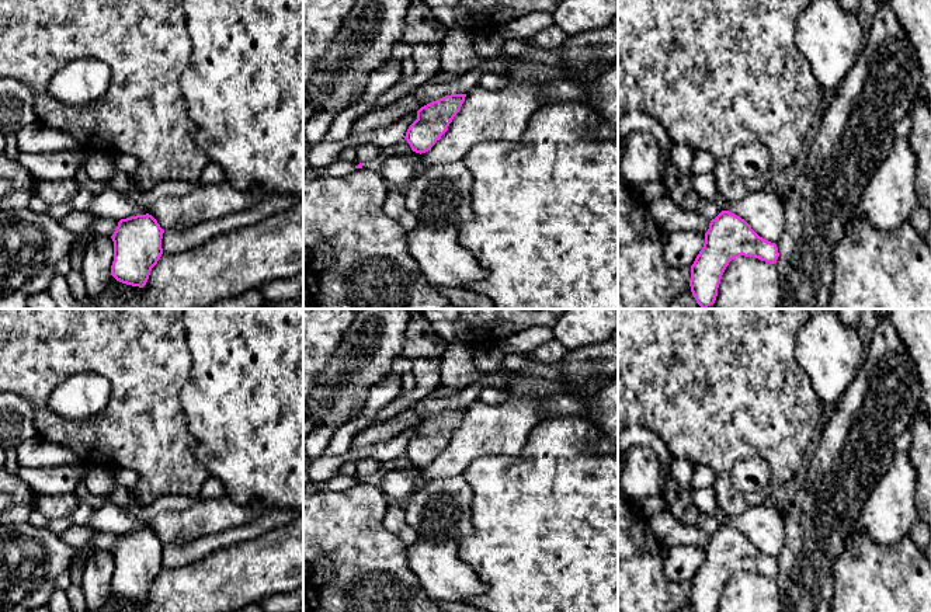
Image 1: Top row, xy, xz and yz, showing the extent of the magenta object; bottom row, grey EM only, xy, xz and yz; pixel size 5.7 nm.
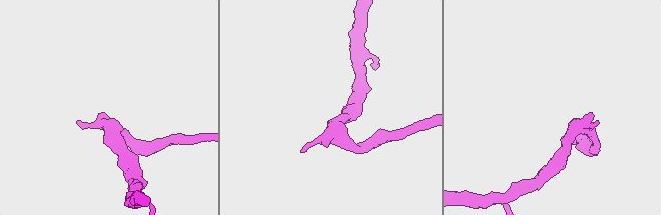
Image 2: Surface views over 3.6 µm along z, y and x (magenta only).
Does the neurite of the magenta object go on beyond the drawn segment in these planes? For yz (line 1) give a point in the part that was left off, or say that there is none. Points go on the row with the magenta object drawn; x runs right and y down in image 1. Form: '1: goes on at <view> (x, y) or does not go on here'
1: does not go on here

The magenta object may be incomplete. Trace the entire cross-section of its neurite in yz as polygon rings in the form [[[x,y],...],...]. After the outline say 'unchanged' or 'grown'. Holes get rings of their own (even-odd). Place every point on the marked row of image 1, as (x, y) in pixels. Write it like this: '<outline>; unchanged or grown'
[[[722,211],[711,220],[704,247],[691,265],[691,292],[702,309],[715,303],[722,275],[739,255],[775,264],[779,253],[775,243],[760,237],[744,219]]]; unchanged

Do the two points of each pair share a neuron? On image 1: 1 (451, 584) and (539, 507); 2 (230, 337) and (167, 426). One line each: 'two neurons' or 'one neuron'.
1: two neurons
2: two neurons

